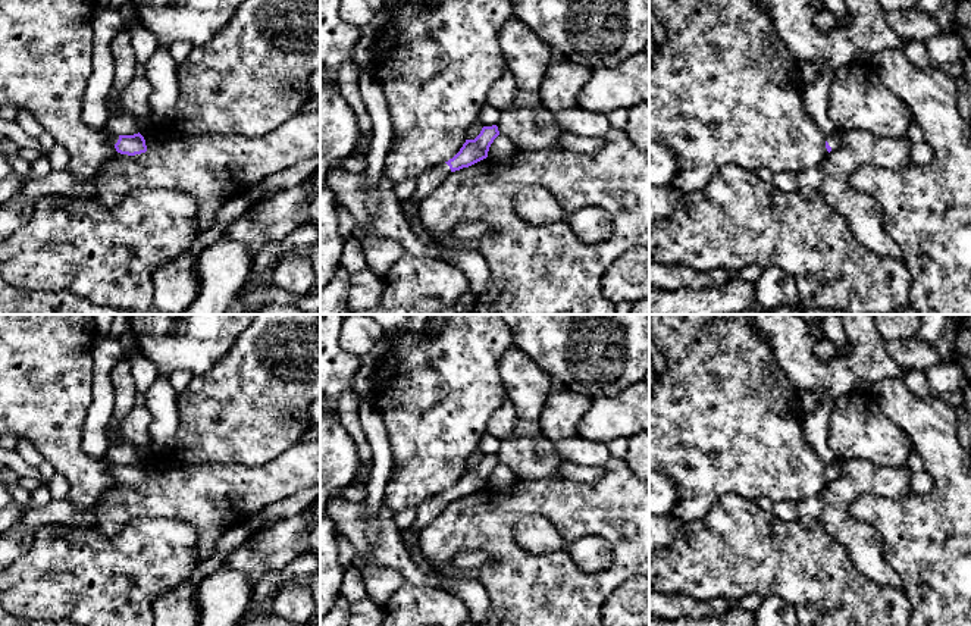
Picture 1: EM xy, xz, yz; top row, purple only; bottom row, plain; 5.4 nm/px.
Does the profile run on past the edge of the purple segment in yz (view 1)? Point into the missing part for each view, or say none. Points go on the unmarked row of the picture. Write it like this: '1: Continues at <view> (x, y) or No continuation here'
1: Continues at yz (835, 469)

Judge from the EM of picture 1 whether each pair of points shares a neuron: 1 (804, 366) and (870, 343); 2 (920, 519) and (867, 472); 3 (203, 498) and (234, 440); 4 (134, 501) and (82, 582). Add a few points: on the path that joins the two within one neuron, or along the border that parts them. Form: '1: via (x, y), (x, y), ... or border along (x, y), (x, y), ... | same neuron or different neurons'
1: via (820, 369), (843, 369), (854, 359) | same neuron
2: border along (911, 490), (896, 497), (863, 495) | different neurons
3: border along (185, 463), (243, 463), (254, 466) | different neurons
4: border along (141, 517), (112, 537), (96, 526) | different neurons

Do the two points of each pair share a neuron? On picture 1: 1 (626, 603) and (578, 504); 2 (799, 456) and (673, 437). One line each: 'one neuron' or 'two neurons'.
1: two neurons
2: one neuron

